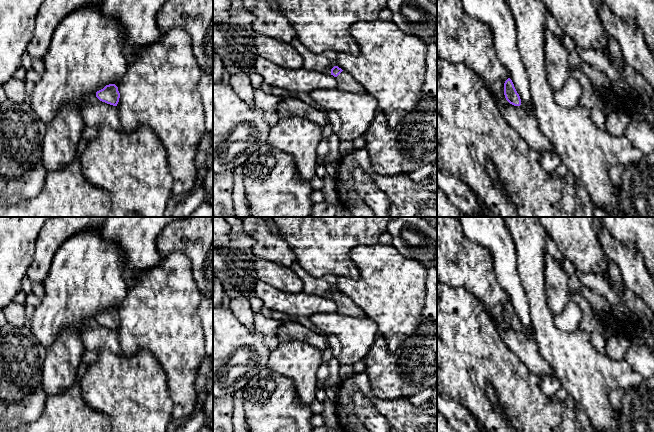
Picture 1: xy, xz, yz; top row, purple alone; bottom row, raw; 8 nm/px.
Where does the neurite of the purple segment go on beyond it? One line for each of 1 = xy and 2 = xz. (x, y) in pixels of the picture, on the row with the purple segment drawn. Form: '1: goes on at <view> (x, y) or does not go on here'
1: does not go on here
2: goes on at xz (345, 82)

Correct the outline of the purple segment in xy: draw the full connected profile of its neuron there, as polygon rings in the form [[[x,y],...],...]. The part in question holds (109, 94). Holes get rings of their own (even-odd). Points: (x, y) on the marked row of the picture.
[[[115,84],[106,85],[103,89],[96,92],[96,97],[107,104],[117,106],[120,98],[118,87]]]

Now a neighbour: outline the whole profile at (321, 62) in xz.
[[[294,37],[290,44],[302,57],[304,61],[303,68],[305,69],[331,74],[331,69],[336,66],[337,53],[332,50],[327,50],[322,53],[311,52],[297,37]]]

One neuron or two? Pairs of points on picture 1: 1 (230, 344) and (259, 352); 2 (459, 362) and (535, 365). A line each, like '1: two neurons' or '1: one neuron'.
1: one neuron
2: two neurons

